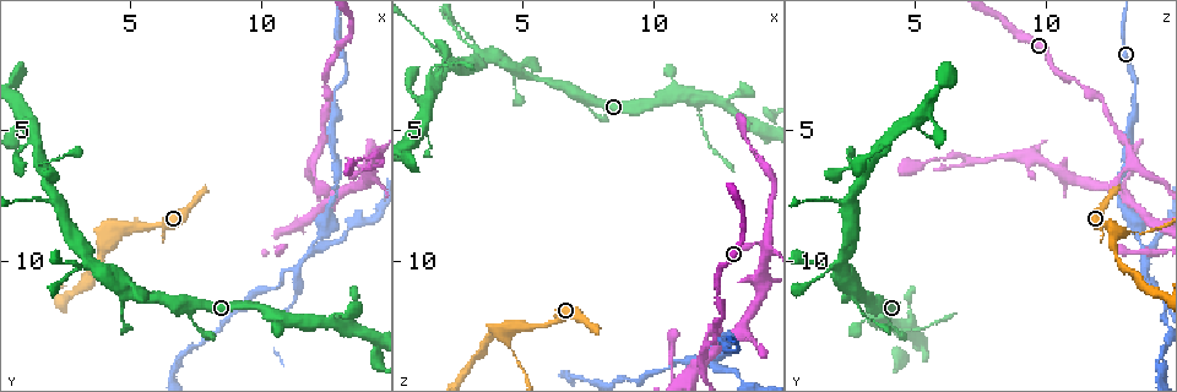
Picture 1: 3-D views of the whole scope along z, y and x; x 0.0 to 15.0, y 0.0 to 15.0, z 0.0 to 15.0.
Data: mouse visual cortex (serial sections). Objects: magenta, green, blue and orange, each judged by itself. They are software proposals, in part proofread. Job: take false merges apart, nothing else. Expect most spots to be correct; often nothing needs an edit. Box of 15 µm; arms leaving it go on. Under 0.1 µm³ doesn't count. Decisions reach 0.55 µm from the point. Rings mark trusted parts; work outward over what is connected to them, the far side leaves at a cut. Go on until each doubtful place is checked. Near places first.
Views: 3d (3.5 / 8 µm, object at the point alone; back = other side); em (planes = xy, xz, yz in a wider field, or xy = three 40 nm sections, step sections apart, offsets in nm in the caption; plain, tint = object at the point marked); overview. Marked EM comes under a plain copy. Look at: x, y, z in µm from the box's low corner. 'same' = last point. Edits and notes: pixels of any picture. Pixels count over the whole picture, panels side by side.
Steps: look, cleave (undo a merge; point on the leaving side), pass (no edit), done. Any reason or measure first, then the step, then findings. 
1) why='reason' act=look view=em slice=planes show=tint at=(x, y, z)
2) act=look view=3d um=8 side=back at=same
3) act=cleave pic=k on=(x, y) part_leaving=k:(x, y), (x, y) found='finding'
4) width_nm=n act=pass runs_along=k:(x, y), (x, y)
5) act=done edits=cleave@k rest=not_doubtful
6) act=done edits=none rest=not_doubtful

why='sharp bend' act=look view=3d um=3.5 at=(12.1, 7.0, 12.7)

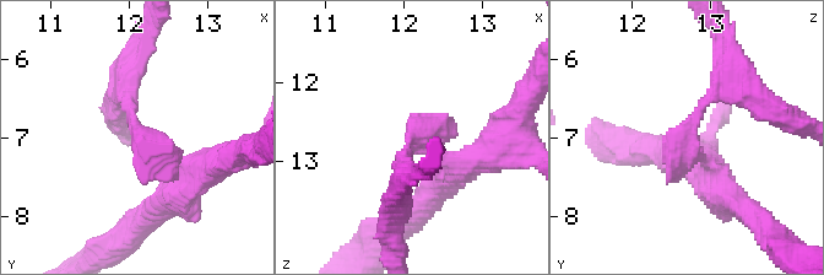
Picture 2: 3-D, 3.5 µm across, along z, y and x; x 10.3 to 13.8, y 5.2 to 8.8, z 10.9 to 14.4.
arm_widths_nm=250,250 why='need the tissue' act=look view=em slice=planes show=tint at=(12.15, 6.95, 12.70)

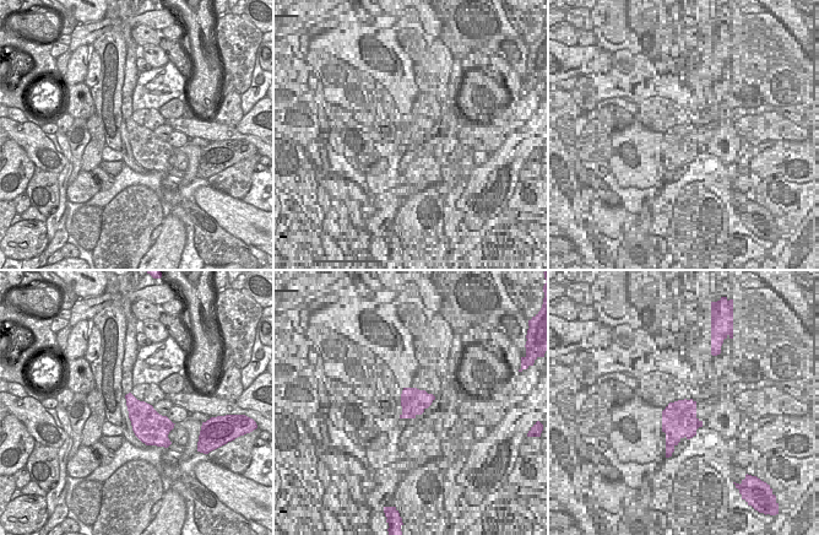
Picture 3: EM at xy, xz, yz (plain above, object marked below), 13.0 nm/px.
act=cleave pic=2 on=(207, 183) part_leaving=2:(451, 162), (484, 156), (526, 106) found='a second cell is stuck on'

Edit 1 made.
why='redraw' act=look view=overview

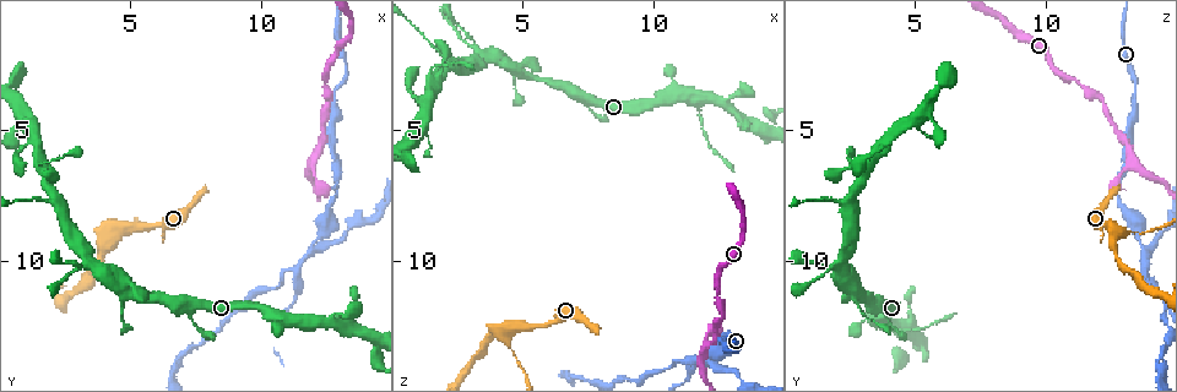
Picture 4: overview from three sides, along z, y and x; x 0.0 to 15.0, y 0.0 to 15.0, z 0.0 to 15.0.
why='four arms meet' act=look view=3d um=3.5 at=(11.9, 9.5, 13.6)

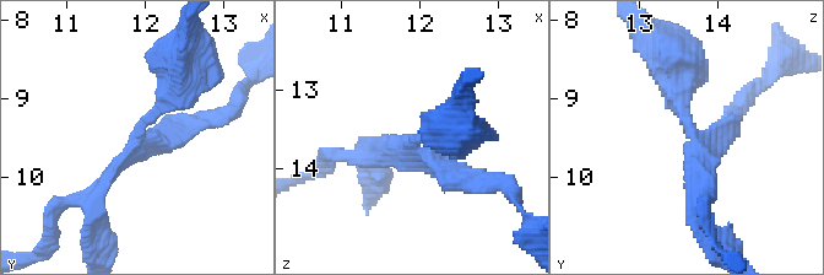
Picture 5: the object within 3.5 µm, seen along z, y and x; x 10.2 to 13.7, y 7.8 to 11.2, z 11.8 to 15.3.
arms=4 arm_widths_nm=150,200,300,400 why='need the tissue' act=look view=em slice=xy step=5 show=tint at=(11.90, 9.50, 13.70)

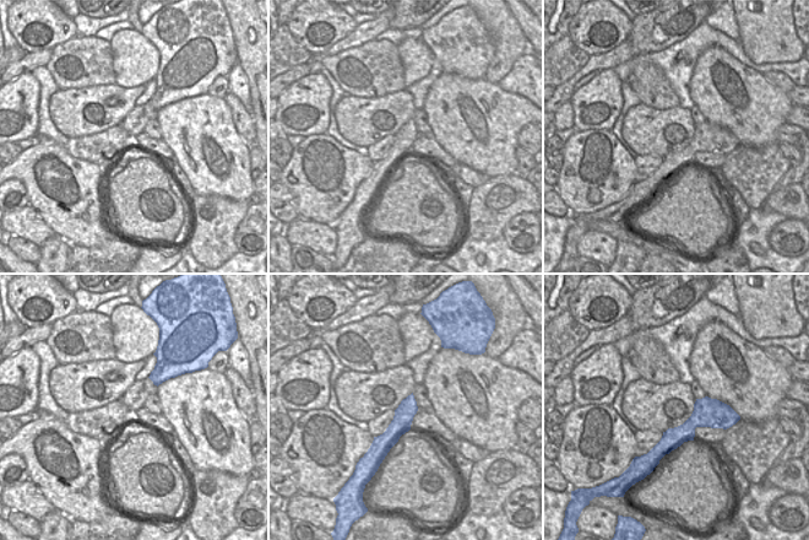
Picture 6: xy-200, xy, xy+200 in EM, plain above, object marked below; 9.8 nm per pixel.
act=cleave pic=5 on=(54, 238) part_leaving=5:(406, 151), (328, 161) found='a second cell is stuck on'

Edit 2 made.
act=look view=overview

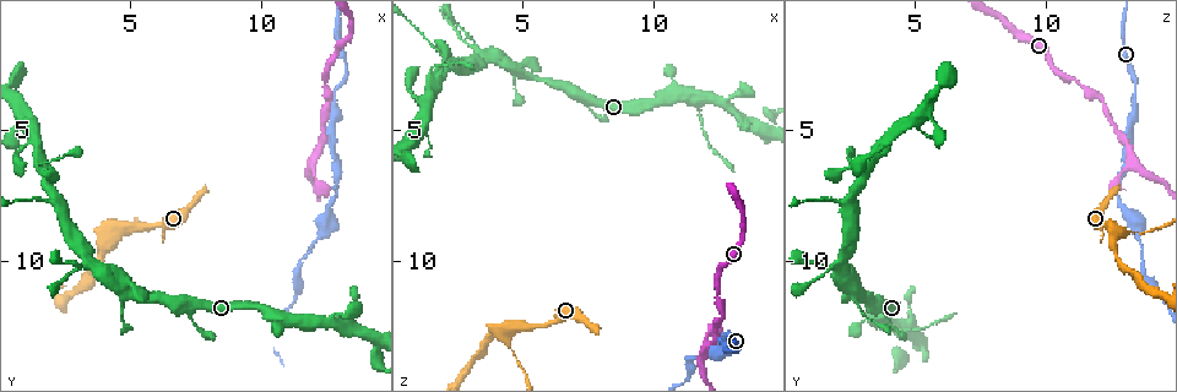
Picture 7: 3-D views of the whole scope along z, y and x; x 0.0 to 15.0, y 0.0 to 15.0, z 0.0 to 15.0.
why='arms part here' act=look view=3d um=3.5 at=(4.4, 9.0, 13.0)

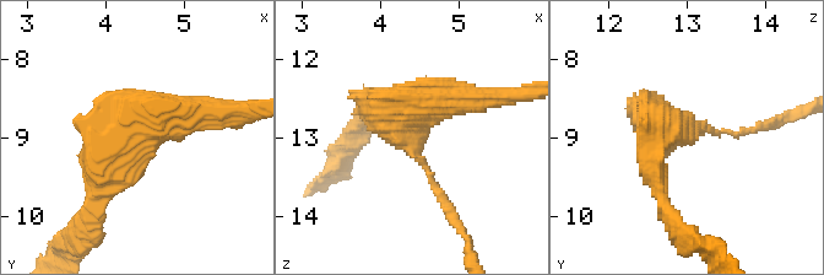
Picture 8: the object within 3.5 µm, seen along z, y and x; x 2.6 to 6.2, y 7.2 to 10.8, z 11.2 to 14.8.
why='need the tissue' act=look view=em slice=xy step=2 show=tint at=(4.35, 8.90, 12.95)

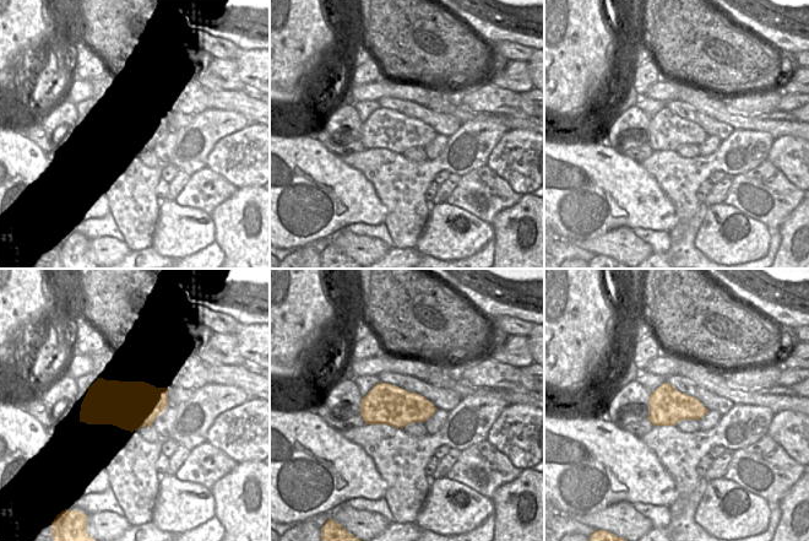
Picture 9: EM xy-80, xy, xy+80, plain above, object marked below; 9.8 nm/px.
act=pass runs_along=8:(211, 111), (122, 129), (98, 185) found='continuous, no second cell'

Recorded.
act=done edits=cleave@2,cleave@5 rest=not_doubtful

